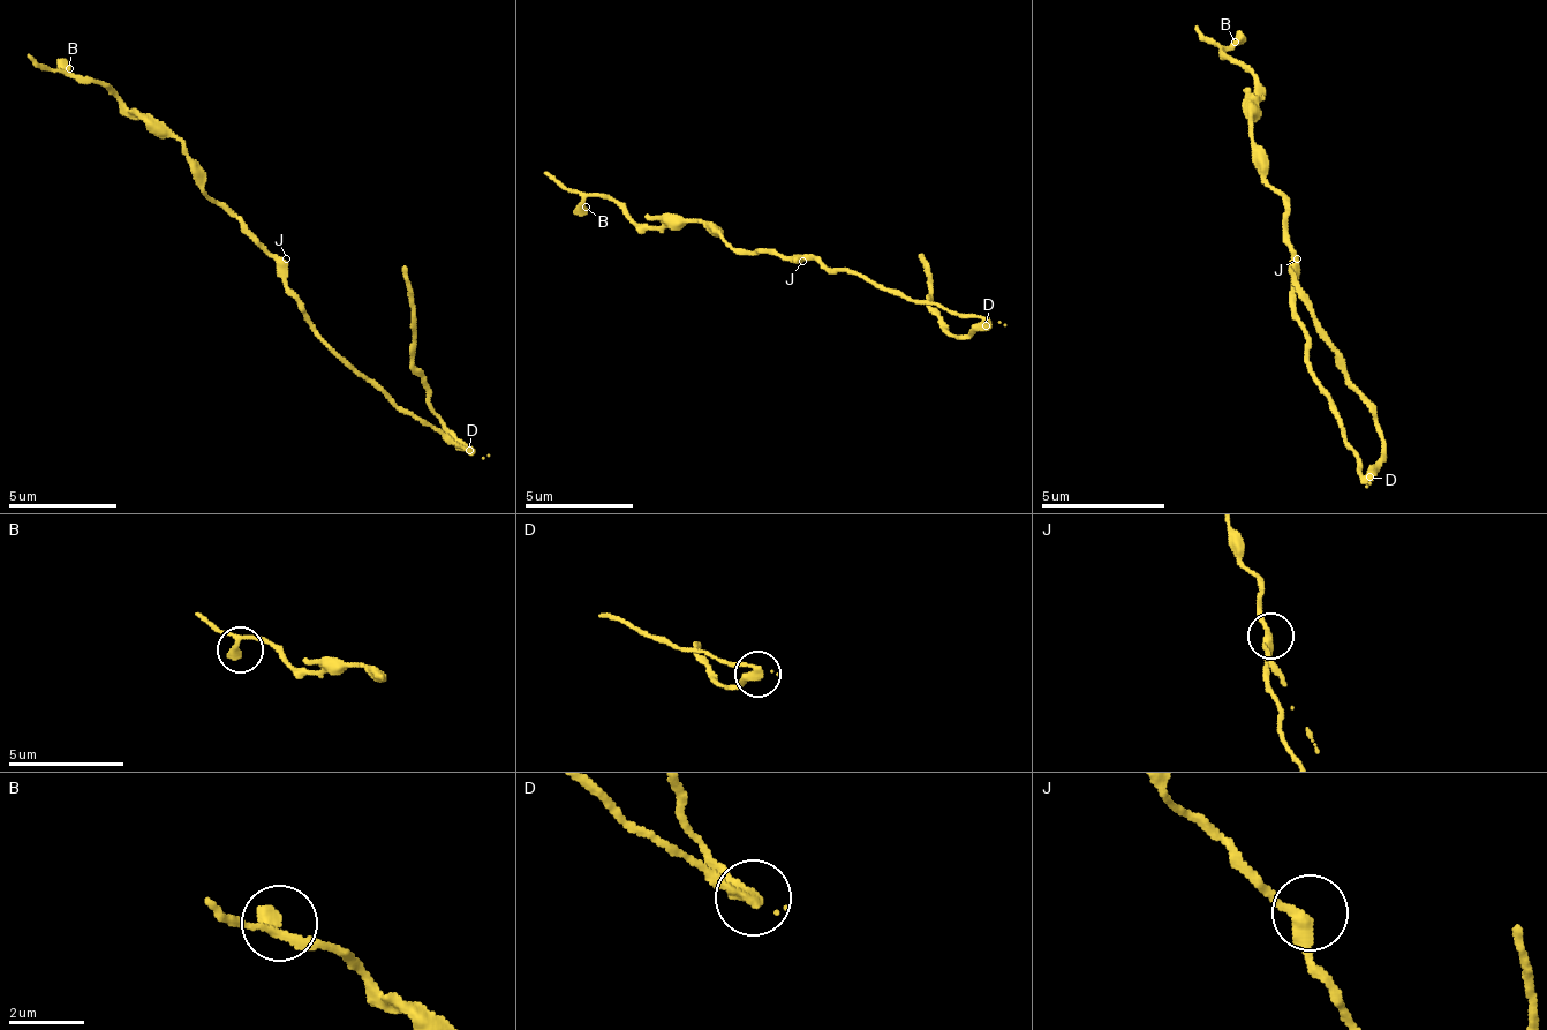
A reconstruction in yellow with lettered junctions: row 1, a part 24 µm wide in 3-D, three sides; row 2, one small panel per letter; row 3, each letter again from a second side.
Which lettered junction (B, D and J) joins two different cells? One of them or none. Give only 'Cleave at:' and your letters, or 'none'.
Cleave at: D

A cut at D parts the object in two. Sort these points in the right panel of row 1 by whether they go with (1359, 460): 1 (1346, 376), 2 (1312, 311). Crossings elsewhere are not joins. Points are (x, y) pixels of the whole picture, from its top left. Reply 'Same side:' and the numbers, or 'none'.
Same side: none

